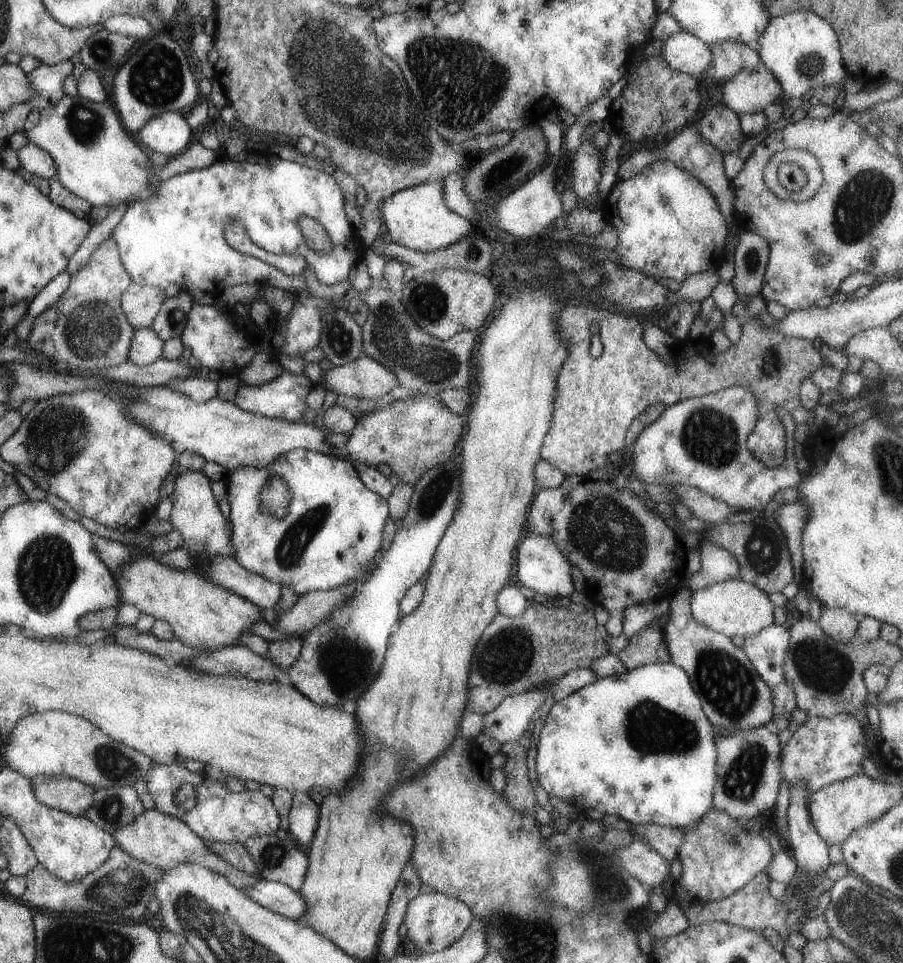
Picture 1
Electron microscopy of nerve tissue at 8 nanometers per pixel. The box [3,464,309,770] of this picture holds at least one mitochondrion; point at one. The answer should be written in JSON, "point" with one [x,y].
{"point":[46,569]}

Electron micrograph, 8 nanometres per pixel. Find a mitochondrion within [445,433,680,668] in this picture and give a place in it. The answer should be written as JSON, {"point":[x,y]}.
{"point":[608,534]}

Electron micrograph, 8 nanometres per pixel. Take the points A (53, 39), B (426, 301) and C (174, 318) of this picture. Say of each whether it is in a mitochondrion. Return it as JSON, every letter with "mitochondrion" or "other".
{"A":"other","B":"mitochondrion","C":"mitochondrion"}

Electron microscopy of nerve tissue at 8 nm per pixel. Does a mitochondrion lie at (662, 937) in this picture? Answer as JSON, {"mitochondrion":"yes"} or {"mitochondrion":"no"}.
{"mitochondrion":"no"}

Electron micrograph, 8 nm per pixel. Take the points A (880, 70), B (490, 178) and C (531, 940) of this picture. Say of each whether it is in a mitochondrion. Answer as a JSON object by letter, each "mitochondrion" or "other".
{"A":"other","B":"mitochondrion","C":"mitochondrion"}

